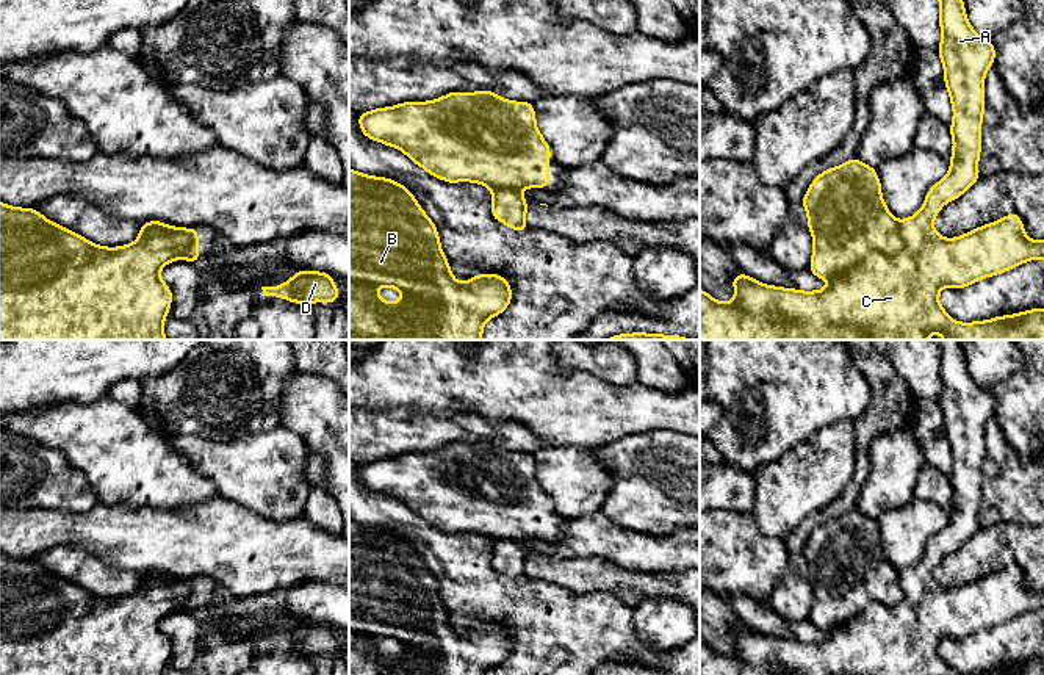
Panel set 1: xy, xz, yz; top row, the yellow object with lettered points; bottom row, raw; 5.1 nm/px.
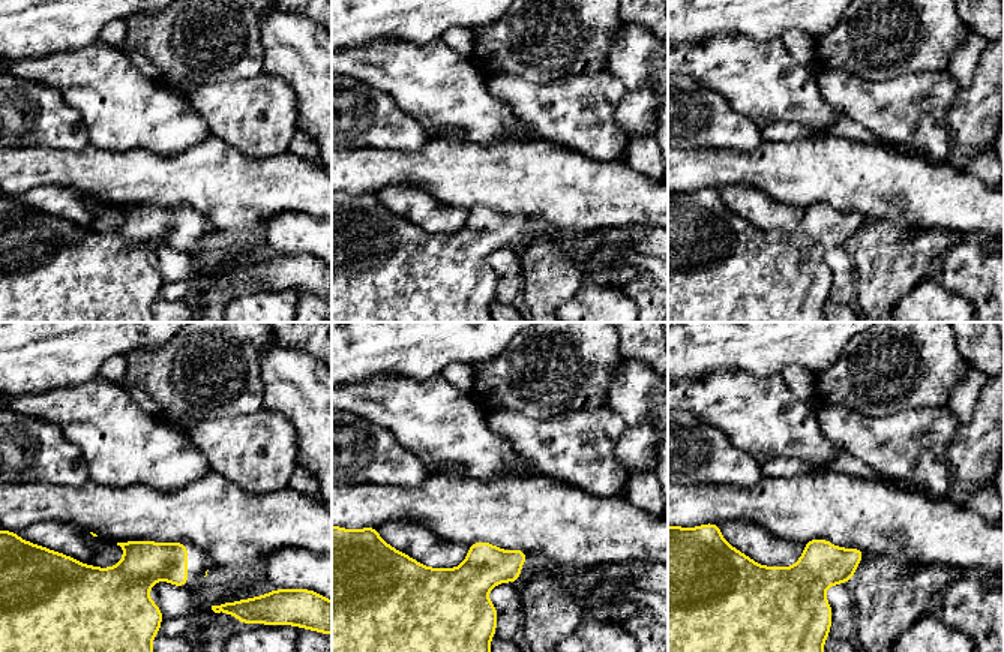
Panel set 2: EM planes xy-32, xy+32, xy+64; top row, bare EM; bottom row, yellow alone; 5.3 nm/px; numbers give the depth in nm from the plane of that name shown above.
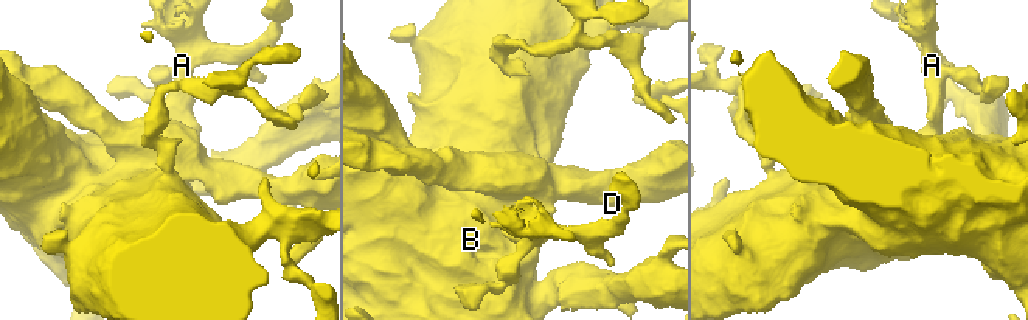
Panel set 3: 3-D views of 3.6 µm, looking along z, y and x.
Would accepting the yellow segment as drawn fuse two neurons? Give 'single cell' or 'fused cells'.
fused cells

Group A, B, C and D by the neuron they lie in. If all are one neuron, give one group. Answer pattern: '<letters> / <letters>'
A B C / D

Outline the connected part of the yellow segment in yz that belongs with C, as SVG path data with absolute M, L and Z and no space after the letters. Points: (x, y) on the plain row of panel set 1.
M931 340L939 346L939 377L942 392L938 404L944 415L944 432L953 457L950 485L955 493L949 525L927 543L919 564L900 572L905 598L894 608L872 603L836 626L819 642L800 642L764 636L740 623L734 626L734 652L718 653L700 641L700 675L1044 675L1044 659L1003 666L986 672L958 673L942 659L938 645L944 637L964 639L983 628L1044 609L1044 590L1025 587L1024 573L1014 562L995 573L961 587L945 590L933 578L944 554L958 550L978 529L981 501L981 470L985 464L985 424L992 417L995 399L969 376L959 340Z

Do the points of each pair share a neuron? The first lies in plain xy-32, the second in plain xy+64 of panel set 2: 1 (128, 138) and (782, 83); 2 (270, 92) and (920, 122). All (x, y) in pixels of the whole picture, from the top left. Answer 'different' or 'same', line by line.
1: same
2: same

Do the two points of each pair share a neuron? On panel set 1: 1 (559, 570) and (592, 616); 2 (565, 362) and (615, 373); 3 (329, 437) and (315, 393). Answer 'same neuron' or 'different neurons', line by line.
1: different neurons
2: same neuron
3: same neuron

